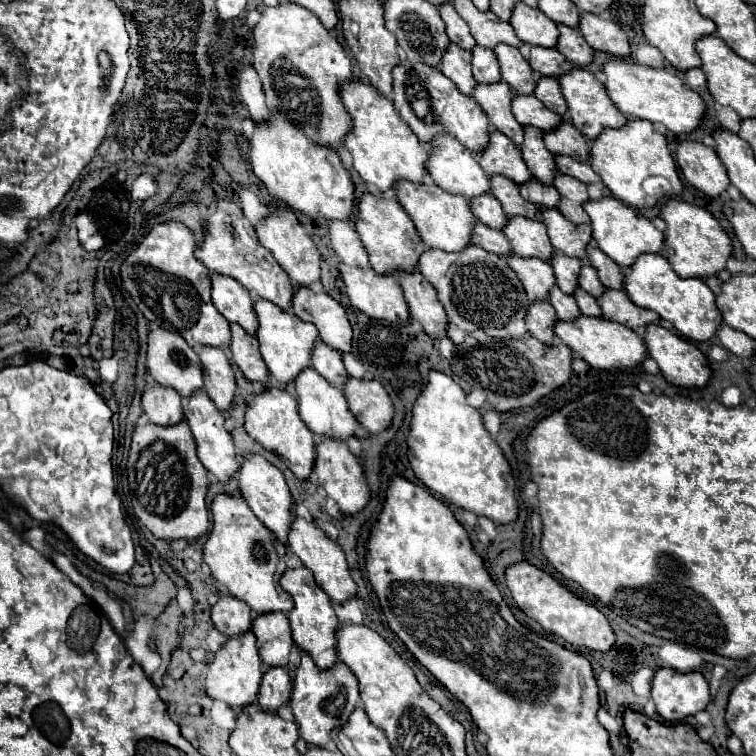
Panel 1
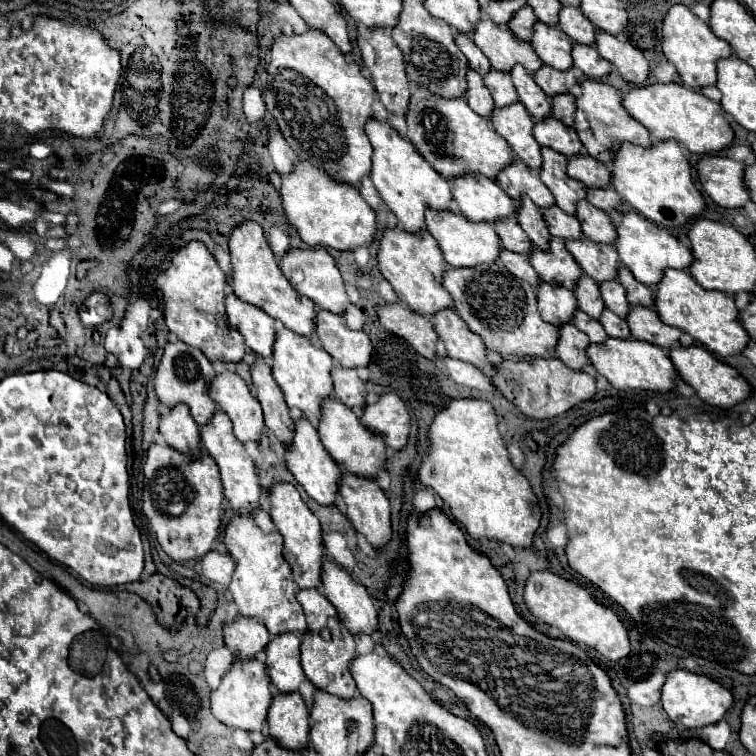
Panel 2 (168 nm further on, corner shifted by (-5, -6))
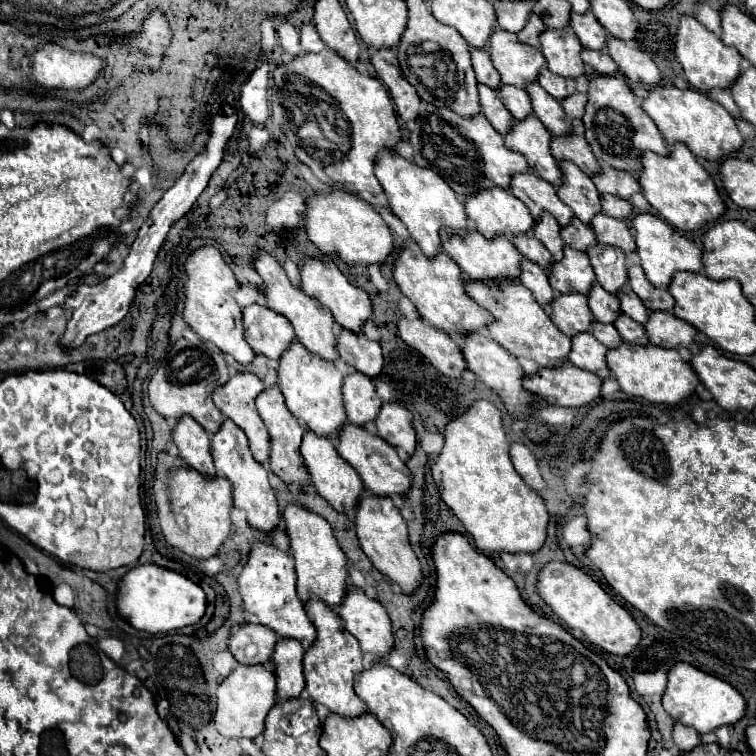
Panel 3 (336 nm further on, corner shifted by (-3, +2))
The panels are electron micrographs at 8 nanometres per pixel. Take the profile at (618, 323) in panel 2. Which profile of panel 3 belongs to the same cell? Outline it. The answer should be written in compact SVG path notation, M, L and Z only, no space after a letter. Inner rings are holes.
M622 313L622 315L616 319L614 327L618 329L618 333L622 335L622 339L624 339L624 341L634 343L634 345L648 345L646 329L644 329L640 323L632 321L628 315L624 315L624 313Z

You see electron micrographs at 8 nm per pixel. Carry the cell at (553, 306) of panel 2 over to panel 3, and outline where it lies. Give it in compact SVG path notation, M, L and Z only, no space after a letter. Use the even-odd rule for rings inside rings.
M564 293L550 305L550 317L566 337L586 333L592 329L594 317L588 309L588 297L576 293Z

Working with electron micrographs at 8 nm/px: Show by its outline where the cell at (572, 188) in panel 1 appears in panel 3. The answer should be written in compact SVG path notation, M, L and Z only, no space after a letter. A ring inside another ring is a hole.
M600 213L592 219L592 229L598 237L598 243L618 247L624 253L636 251L636 241L634 241L634 237L632 237L632 233L624 221Z

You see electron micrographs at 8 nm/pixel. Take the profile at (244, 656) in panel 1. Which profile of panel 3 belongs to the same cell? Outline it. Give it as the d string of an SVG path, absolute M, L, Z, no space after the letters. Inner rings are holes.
M238 665L218 687L218 707L214 715L216 729L226 739L256 739L264 733L264 719L276 705L276 679L264 665Z

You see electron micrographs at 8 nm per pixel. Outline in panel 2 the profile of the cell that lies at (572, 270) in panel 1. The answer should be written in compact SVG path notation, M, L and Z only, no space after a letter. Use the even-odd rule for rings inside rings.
M586 275L580 277L578 285L574 287L574 297L578 301L578 307L588 313L590 317L598 319L598 313L602 313L604 309L604 303L600 299L600 293L598 293L598 283Z

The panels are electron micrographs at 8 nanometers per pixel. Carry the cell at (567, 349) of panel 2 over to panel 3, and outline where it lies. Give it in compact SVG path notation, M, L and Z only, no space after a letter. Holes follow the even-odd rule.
M580 333L572 339L572 351L568 355L568 361L574 367L596 373L600 379L610 379L606 353L608 347L600 345L600 341L592 337L592 333Z

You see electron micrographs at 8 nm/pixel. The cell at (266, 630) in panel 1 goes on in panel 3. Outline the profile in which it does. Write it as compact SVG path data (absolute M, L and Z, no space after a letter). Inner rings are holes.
M280 639L276 643L272 663L274 663L278 699L286 701L302 695L306 687L302 673L302 659L304 659L304 647L300 645L300 641Z

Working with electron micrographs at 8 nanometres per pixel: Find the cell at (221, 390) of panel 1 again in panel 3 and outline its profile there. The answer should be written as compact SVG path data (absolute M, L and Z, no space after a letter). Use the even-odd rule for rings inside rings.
M236 373L230 377L228 385L216 389L216 393L212 393L212 401L214 405L222 411L224 417L232 419L246 435L248 435L248 441L250 441L250 451L254 455L254 459L264 465L268 463L270 459L270 433L268 433L268 427L264 425L262 417L258 415L256 411L256 405L254 405L254 399L266 389L266 385L262 383L262 379L258 379L254 373Z

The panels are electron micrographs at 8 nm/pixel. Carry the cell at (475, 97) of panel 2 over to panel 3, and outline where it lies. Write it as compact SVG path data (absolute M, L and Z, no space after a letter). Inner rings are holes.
M478 85L478 91L480 91L480 103L482 103L482 109L484 109L484 117L492 123L492 127L498 133L506 135L514 125L512 113L504 107L504 103L500 101L496 91L488 89L486 85Z

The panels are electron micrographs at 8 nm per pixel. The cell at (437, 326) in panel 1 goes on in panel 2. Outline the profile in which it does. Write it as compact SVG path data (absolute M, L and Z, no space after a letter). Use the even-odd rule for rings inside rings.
M440 309L432 315L436 335L444 341L448 357L472 363L482 371L490 371L492 363L486 359L482 339L468 329L454 309Z

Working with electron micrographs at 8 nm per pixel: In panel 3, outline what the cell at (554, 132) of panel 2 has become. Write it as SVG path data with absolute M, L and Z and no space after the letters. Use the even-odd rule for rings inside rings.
M570 135L570 137L554 137L552 139L552 155L556 161L570 161L578 165L588 177L600 173L600 163L596 161L590 145L582 135Z

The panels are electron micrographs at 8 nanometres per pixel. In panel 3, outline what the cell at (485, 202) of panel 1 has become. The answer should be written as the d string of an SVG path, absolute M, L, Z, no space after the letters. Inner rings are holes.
M528 233L528 237L514 237L512 243L516 245L516 249L520 249L520 253L528 259L534 261L536 265L540 265L544 271L550 271L552 265L552 255L540 245L540 241L536 237L532 237Z

